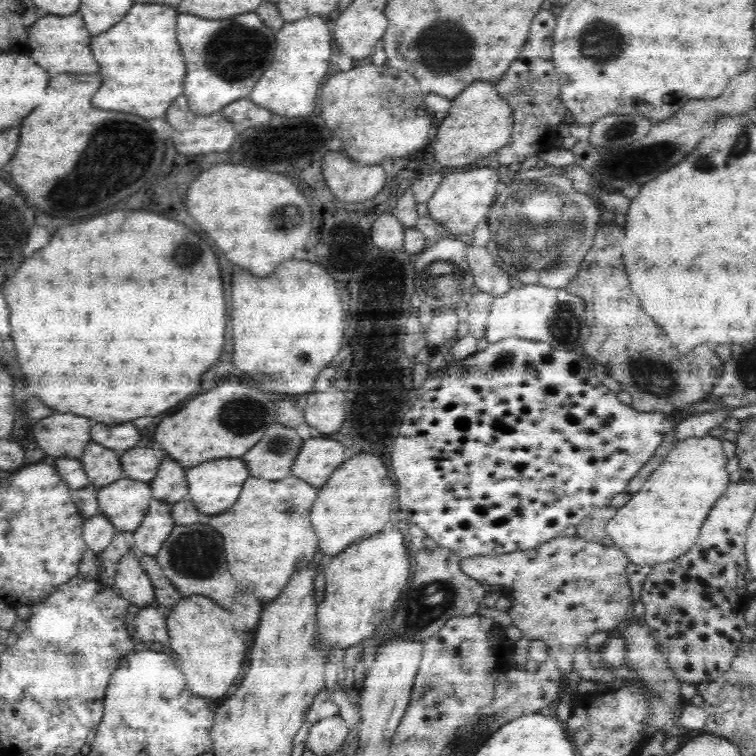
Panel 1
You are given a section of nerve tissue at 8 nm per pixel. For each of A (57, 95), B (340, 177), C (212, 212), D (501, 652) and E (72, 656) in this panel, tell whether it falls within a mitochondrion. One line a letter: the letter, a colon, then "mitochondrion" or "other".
A: other
B: other
C: other
D: other
E: mitochondrion

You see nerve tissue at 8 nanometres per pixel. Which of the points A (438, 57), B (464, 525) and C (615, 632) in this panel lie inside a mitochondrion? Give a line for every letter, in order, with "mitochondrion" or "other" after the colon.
A: mitochondrion
B: other
C: other

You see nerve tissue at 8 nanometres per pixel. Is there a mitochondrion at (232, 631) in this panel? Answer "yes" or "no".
no

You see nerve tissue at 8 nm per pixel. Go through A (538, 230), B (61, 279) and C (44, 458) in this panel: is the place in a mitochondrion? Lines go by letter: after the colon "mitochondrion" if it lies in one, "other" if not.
A: mitochondrion
B: other
C: other

